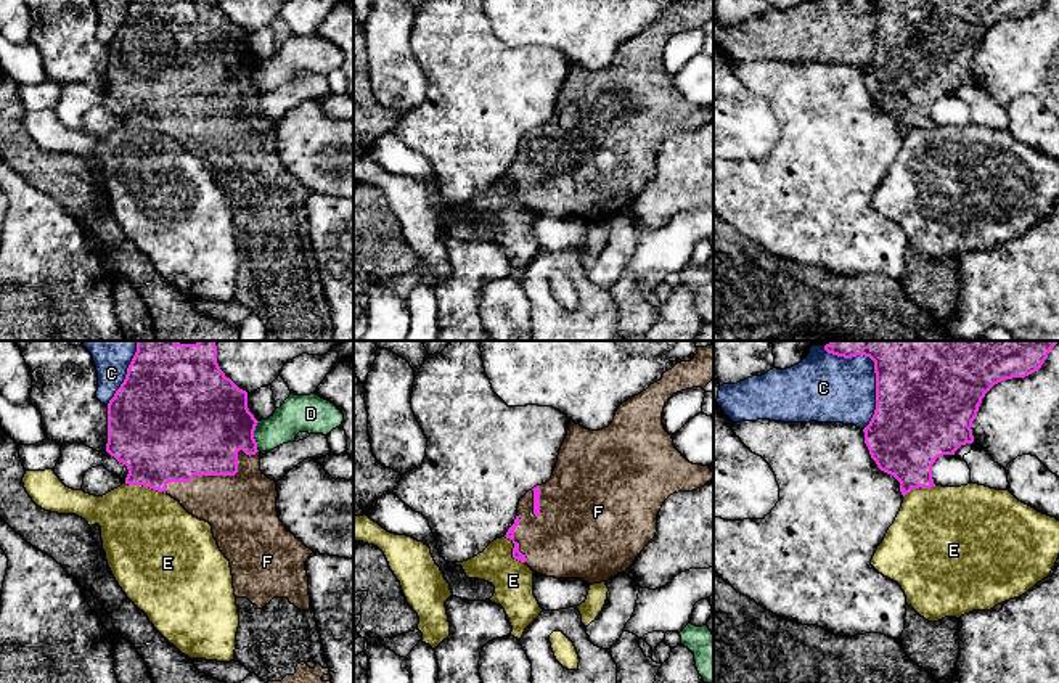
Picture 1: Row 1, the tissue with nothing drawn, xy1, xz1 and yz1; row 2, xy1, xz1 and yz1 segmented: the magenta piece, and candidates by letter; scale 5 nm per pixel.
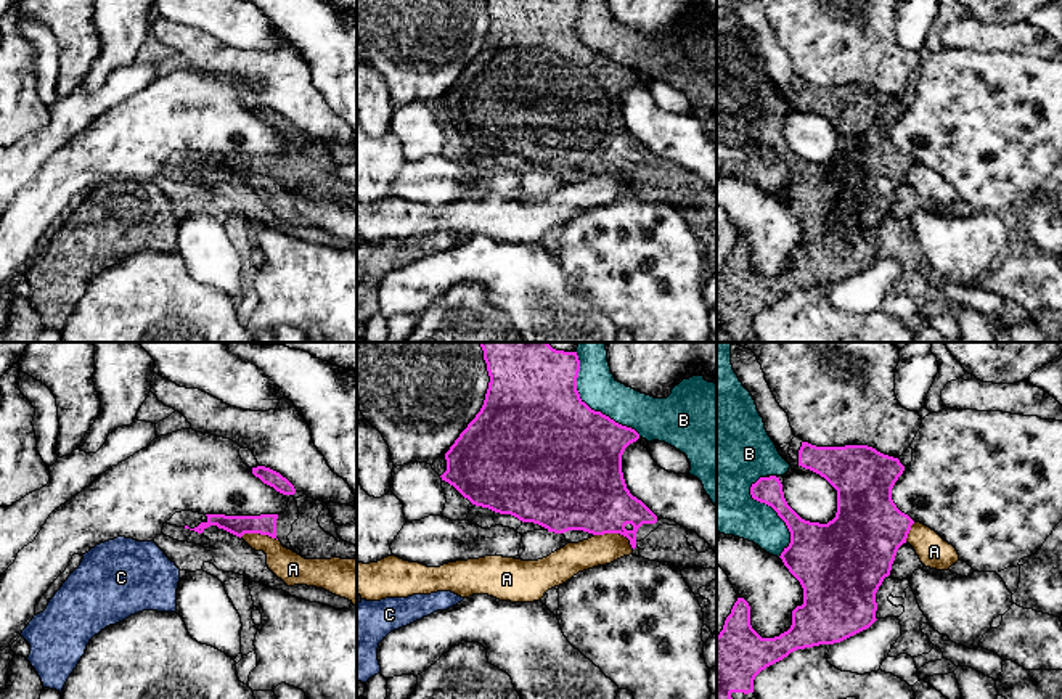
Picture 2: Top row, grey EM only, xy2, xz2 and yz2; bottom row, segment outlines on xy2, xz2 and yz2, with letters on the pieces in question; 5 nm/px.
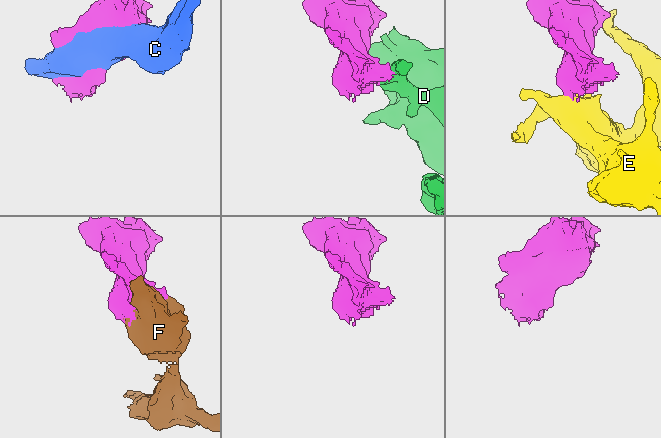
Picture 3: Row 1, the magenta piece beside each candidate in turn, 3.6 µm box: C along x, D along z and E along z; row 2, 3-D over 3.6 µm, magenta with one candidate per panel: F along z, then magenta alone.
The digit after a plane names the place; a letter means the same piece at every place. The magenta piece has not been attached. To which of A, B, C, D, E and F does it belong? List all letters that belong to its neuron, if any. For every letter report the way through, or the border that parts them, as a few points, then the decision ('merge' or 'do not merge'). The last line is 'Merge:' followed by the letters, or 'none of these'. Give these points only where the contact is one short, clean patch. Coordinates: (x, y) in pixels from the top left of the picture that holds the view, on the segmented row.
A: border xz2 (595, 534), (622, 534), (633, 548); do not merge
B: do not merge
C: do not merge
D: do not merge
E: border xy1 (126, 482), (148, 486), (164, 494); do not merge
F: merge
Merge: F

